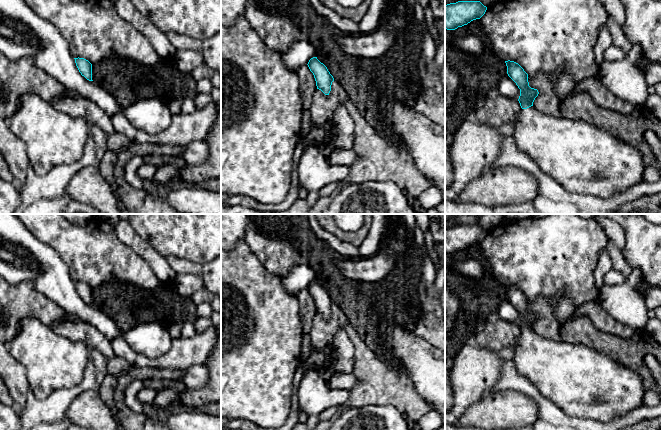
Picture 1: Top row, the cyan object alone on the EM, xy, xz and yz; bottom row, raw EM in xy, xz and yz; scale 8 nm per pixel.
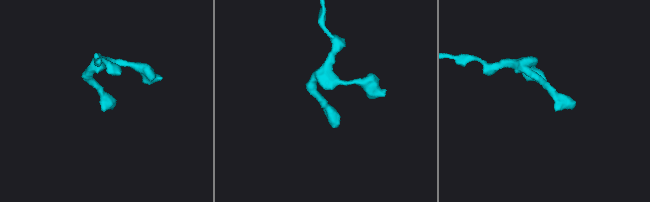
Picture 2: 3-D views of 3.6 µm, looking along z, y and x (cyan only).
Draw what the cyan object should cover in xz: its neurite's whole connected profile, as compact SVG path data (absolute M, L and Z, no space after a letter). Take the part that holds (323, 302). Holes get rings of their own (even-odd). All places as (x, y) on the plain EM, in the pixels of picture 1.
M317 281L311 282L307 289L314 299L317 313L321 314L325 319L329 319L334 302L327 291Z

